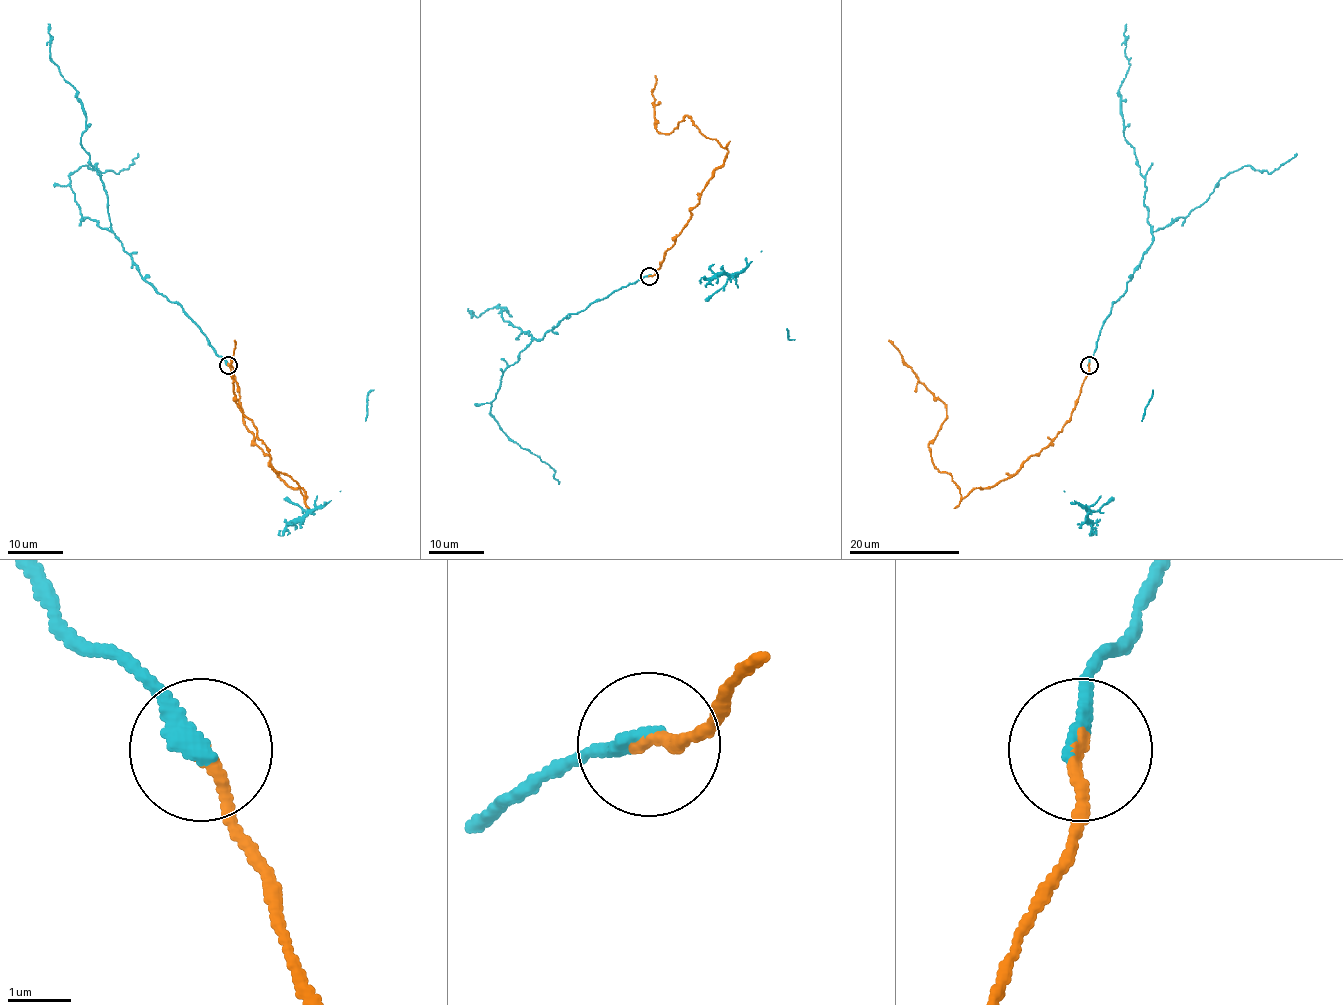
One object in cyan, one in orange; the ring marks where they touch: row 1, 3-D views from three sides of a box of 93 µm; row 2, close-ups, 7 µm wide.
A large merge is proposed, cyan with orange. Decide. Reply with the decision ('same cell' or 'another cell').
same cell

